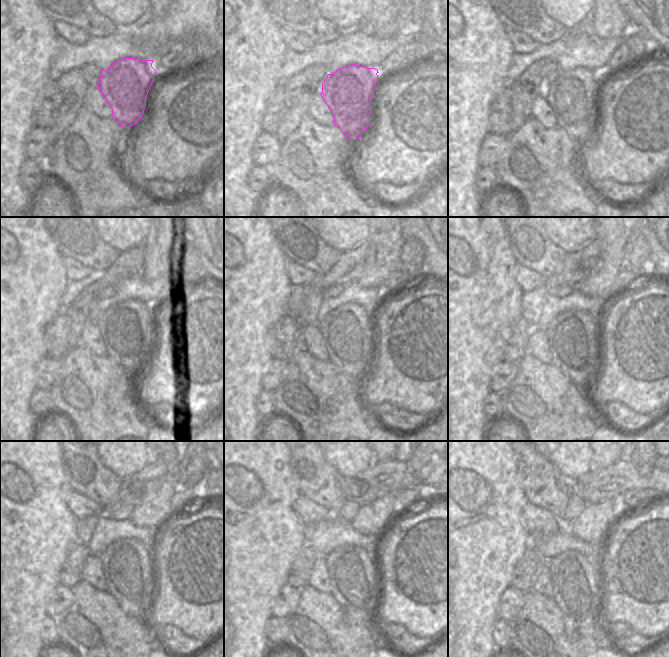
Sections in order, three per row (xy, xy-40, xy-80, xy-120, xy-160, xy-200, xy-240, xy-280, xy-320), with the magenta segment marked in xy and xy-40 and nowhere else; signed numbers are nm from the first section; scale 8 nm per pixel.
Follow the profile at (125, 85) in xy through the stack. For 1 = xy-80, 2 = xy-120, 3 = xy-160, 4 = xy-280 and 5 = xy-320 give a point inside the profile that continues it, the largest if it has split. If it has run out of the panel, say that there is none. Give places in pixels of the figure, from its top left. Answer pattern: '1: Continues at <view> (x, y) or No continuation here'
1: Continues at xy-80 (572, 94)
2: Continues at xy-120 (126, 328)
3: Continues at xy-160 (349, 331)
4: Continues at xy-280 (352, 573)
5: Continues at xy-320 (576, 582).

